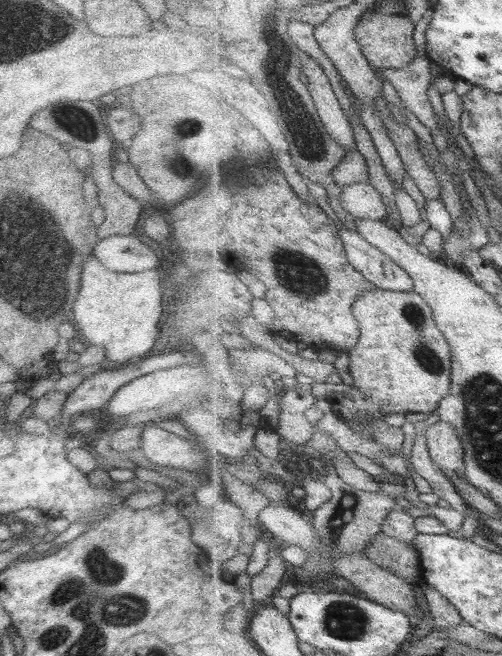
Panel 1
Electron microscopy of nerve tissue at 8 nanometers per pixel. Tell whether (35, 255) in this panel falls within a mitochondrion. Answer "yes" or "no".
yes

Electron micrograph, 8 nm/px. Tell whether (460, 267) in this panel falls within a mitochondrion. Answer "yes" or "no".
no

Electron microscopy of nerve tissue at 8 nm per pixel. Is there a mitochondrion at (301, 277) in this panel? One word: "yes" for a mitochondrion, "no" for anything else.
yes

